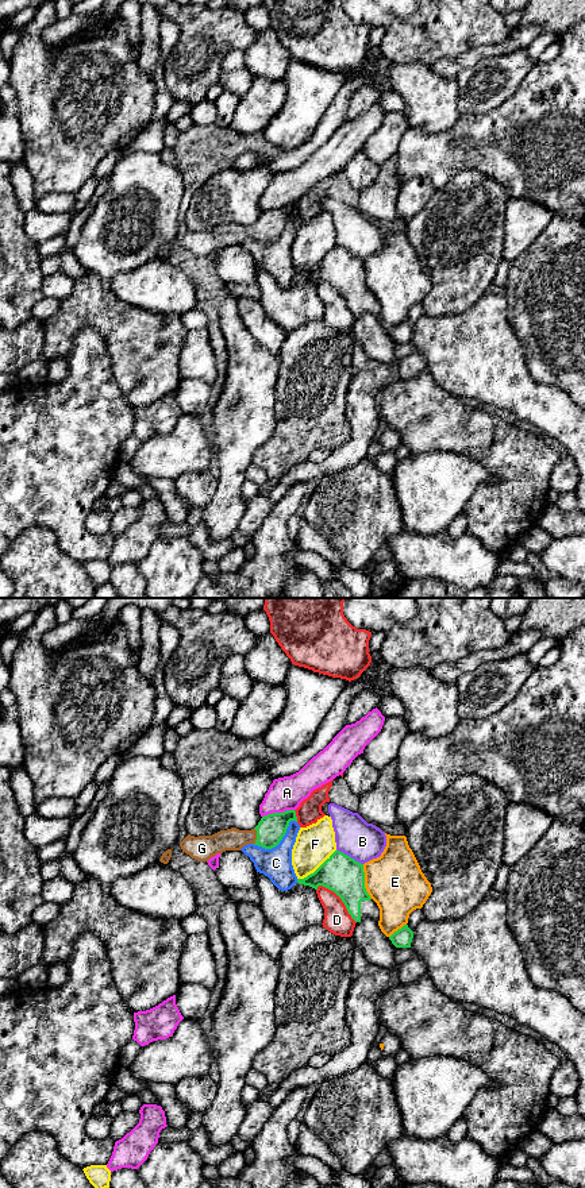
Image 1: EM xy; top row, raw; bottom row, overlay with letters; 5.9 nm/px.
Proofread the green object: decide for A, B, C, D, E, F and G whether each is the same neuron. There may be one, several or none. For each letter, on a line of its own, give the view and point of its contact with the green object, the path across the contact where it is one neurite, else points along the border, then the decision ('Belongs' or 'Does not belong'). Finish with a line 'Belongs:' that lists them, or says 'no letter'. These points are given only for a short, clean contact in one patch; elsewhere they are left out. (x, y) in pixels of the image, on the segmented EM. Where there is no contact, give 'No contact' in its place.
A: Touches green at xy (277, 813). Does not belong
B: Touches green at xy (349, 856). Boundary: xy (337, 849), (362, 864). Does not belong
C: Touches green at xy (278, 843). Does not belong
D: Touches green at xy (341, 898). Does not belong
E: Touches green at xy (364, 882). Does not belong
F: Touches green at xy (318, 868). Does not belong
G: Touches green at xy (257, 836). Path across: xy (272, 828), (265, 834), (257, 836), (233, 839). Belongs
Belongs: G

